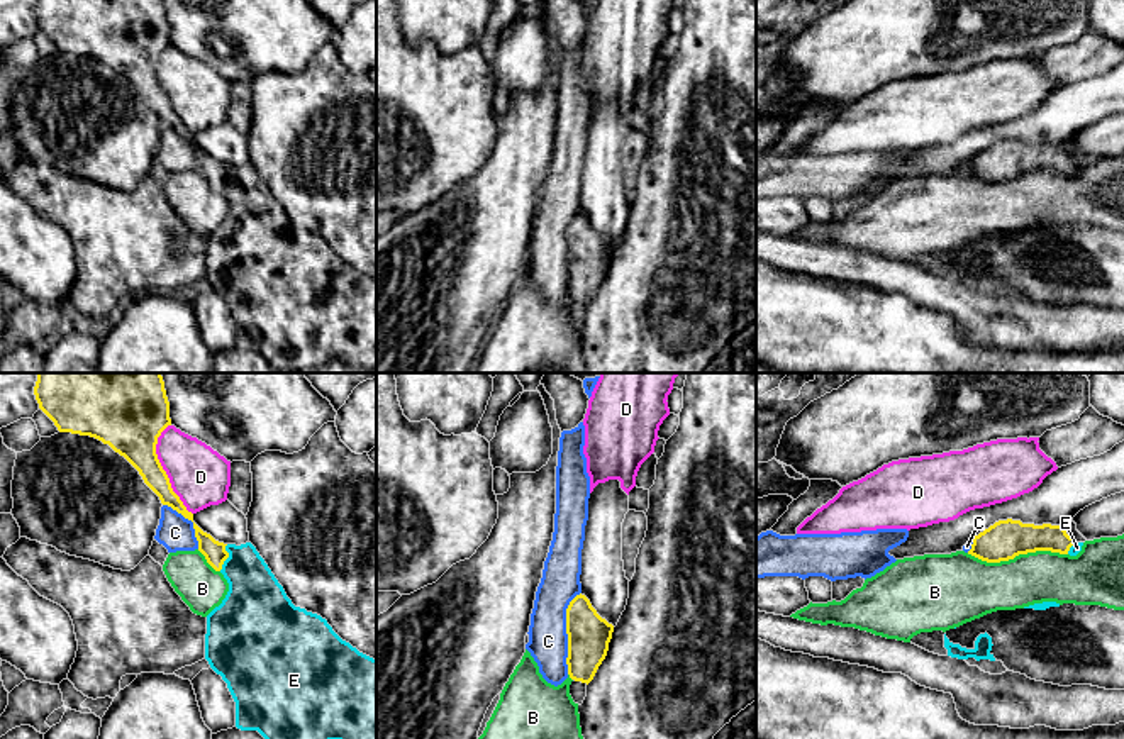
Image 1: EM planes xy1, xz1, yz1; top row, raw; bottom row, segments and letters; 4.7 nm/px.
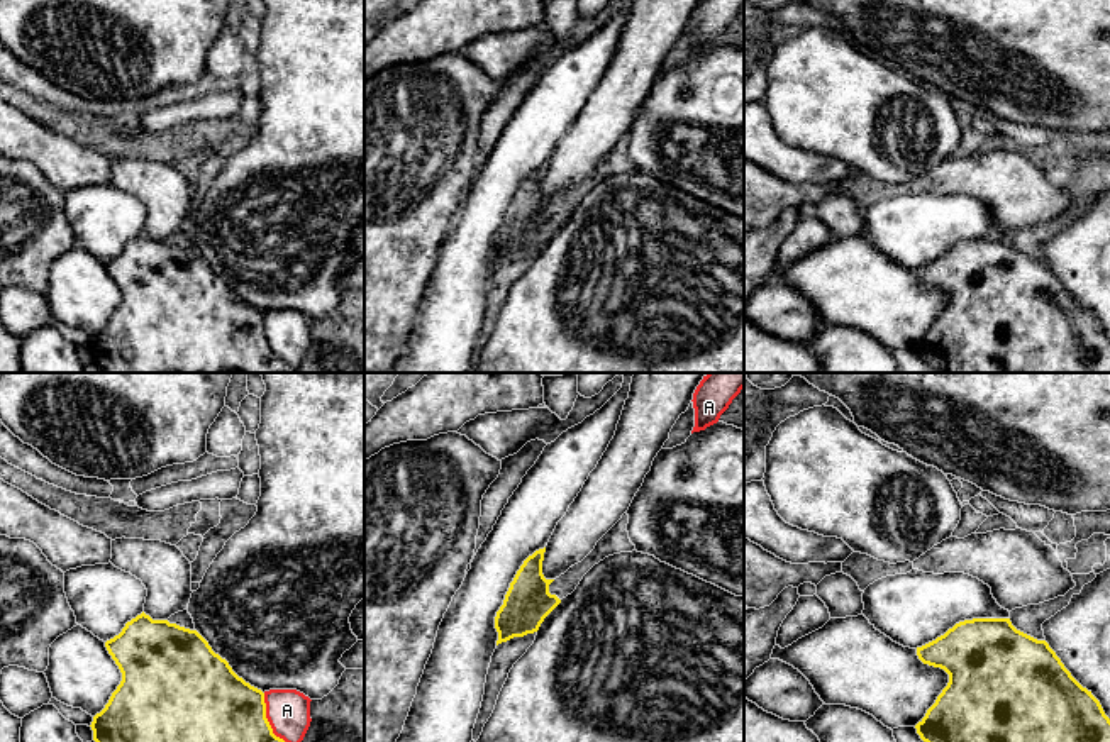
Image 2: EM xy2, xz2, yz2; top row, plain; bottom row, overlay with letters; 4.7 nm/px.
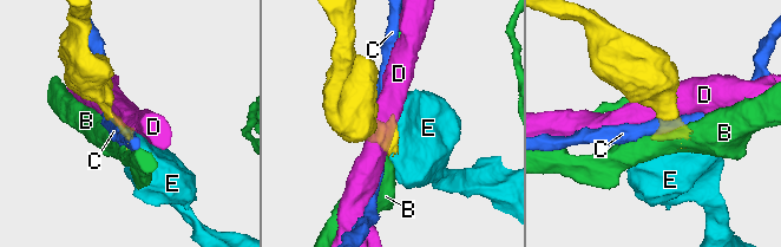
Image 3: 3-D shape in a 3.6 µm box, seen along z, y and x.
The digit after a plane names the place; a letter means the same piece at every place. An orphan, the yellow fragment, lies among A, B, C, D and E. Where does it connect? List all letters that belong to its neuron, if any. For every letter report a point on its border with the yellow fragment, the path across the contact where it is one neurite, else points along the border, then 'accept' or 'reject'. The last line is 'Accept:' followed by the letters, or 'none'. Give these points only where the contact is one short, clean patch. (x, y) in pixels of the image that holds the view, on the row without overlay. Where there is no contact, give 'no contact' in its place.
A: contact xy2 (268, 344); reject
B: contact yz1 (1018, 175); reject
C: contact xz1 (567, 253); reject
D: contact xy1 (163, 90); reject
E: contact xy1 (228, 177); accept
Accept: E

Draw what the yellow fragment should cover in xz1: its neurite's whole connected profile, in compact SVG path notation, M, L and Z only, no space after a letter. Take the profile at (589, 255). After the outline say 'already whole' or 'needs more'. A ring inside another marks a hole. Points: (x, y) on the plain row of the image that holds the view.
M576 215L566 229L568 295L590 303L607 276L614 246L602 239L585 215Z; already whole

